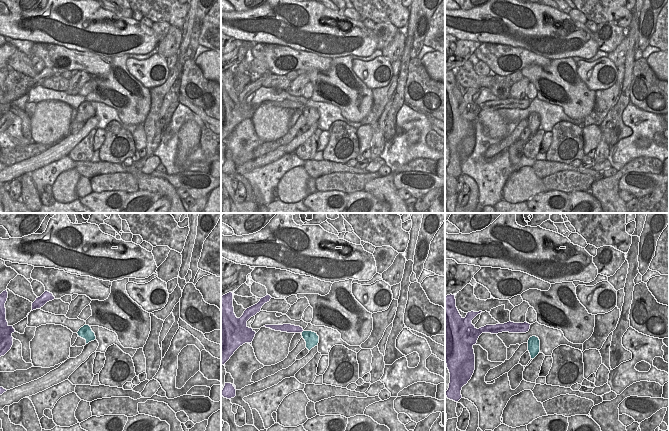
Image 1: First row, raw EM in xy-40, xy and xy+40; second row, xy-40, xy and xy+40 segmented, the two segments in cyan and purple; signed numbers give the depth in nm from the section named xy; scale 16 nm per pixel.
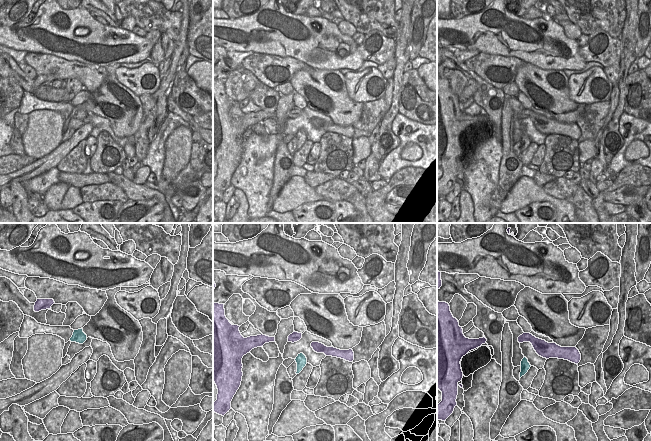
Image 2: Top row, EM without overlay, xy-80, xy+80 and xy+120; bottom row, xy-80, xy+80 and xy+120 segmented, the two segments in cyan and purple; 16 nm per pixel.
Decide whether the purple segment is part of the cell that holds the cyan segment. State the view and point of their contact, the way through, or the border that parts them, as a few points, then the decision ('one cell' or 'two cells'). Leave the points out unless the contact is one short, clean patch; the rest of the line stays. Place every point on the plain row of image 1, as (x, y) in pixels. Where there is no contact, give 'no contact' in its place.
no contact; two cells

